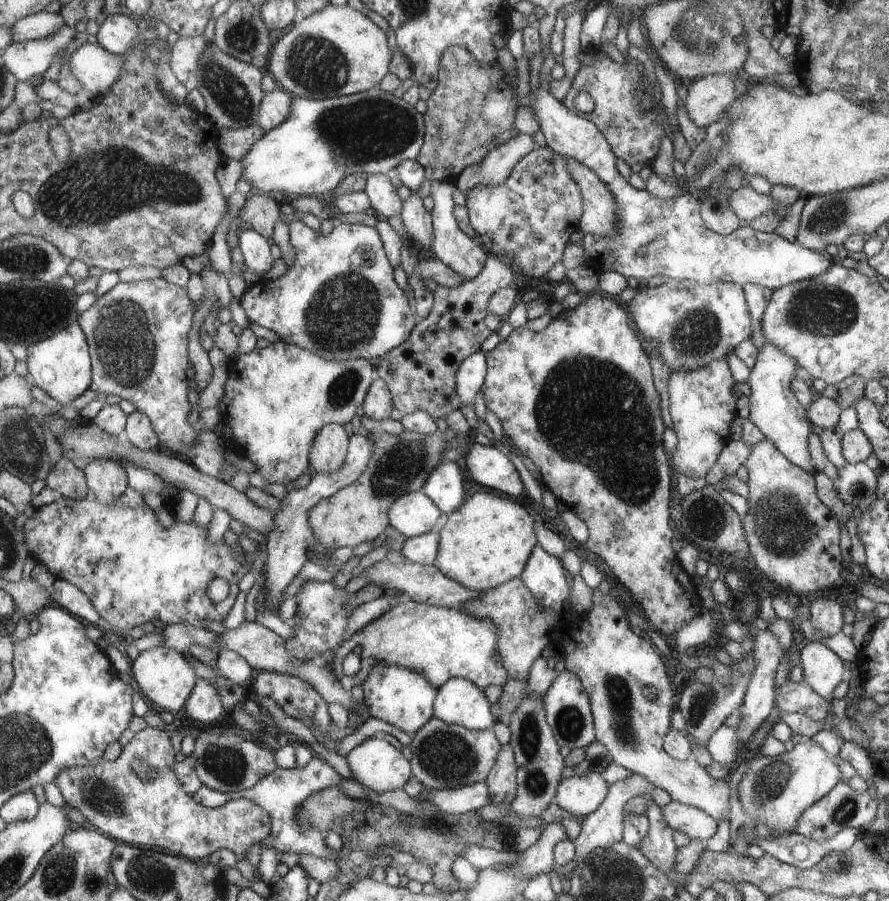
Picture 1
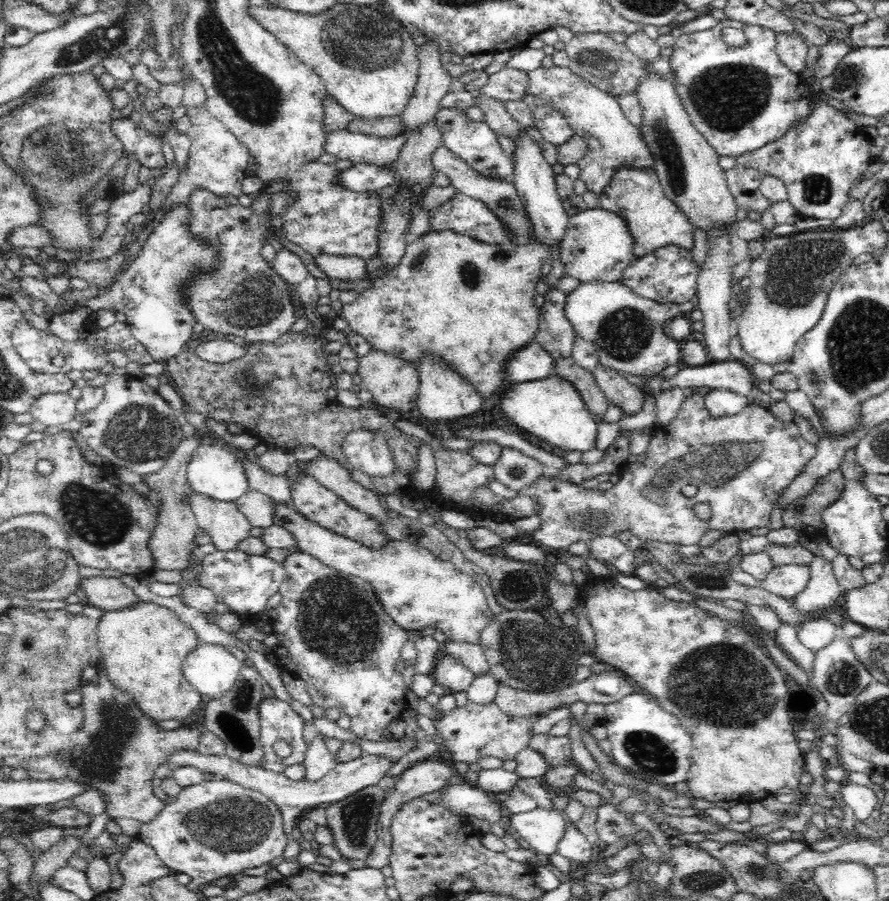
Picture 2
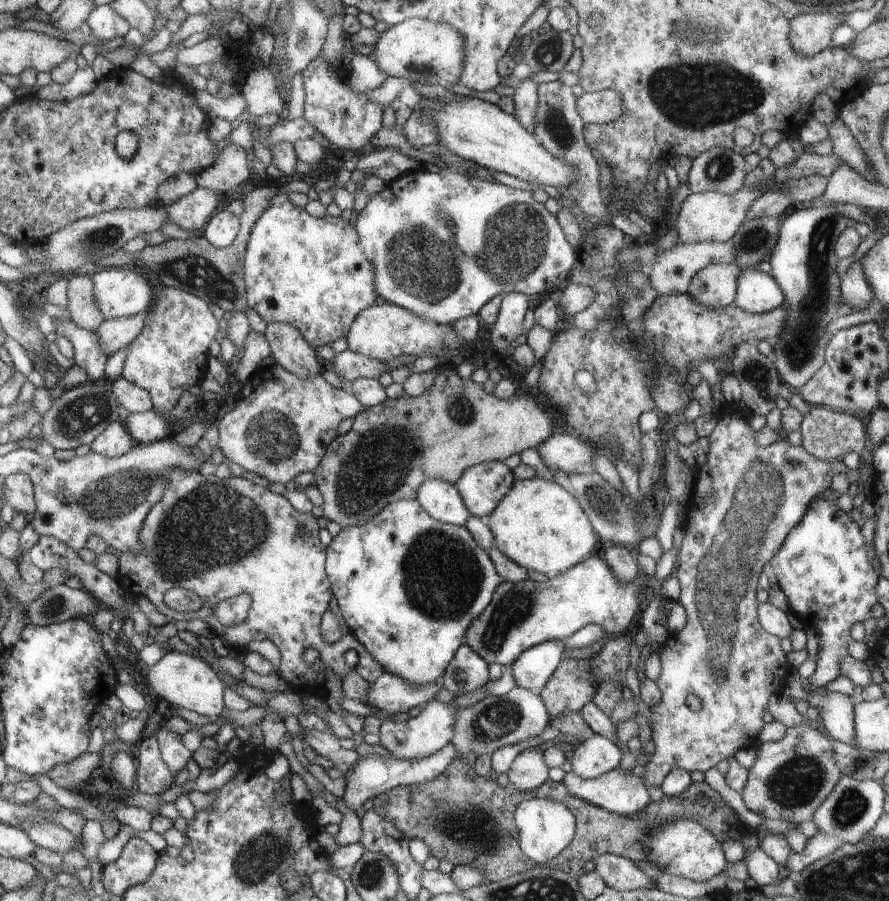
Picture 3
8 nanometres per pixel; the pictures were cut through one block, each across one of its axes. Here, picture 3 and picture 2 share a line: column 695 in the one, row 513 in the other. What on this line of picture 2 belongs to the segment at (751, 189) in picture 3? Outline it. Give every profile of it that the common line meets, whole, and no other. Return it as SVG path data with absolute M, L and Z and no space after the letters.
M188 492L190 506L198 527L211 537L217 551L236 551L253 528L235 502L222 503Z

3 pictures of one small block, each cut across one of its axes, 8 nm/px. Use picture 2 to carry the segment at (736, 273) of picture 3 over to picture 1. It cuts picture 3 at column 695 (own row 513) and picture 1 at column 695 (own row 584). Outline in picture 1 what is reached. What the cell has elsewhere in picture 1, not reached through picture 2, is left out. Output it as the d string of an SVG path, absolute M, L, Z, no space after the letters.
M712 361L697 371L683 370L669 376L669 411L672 419L672 429L677 438L678 445L672 453L672 468L678 475L685 475L693 479L706 478L710 470L718 462L720 453L726 448L730 440L730 424L736 418L736 398L732 394L734 380L726 361Z

